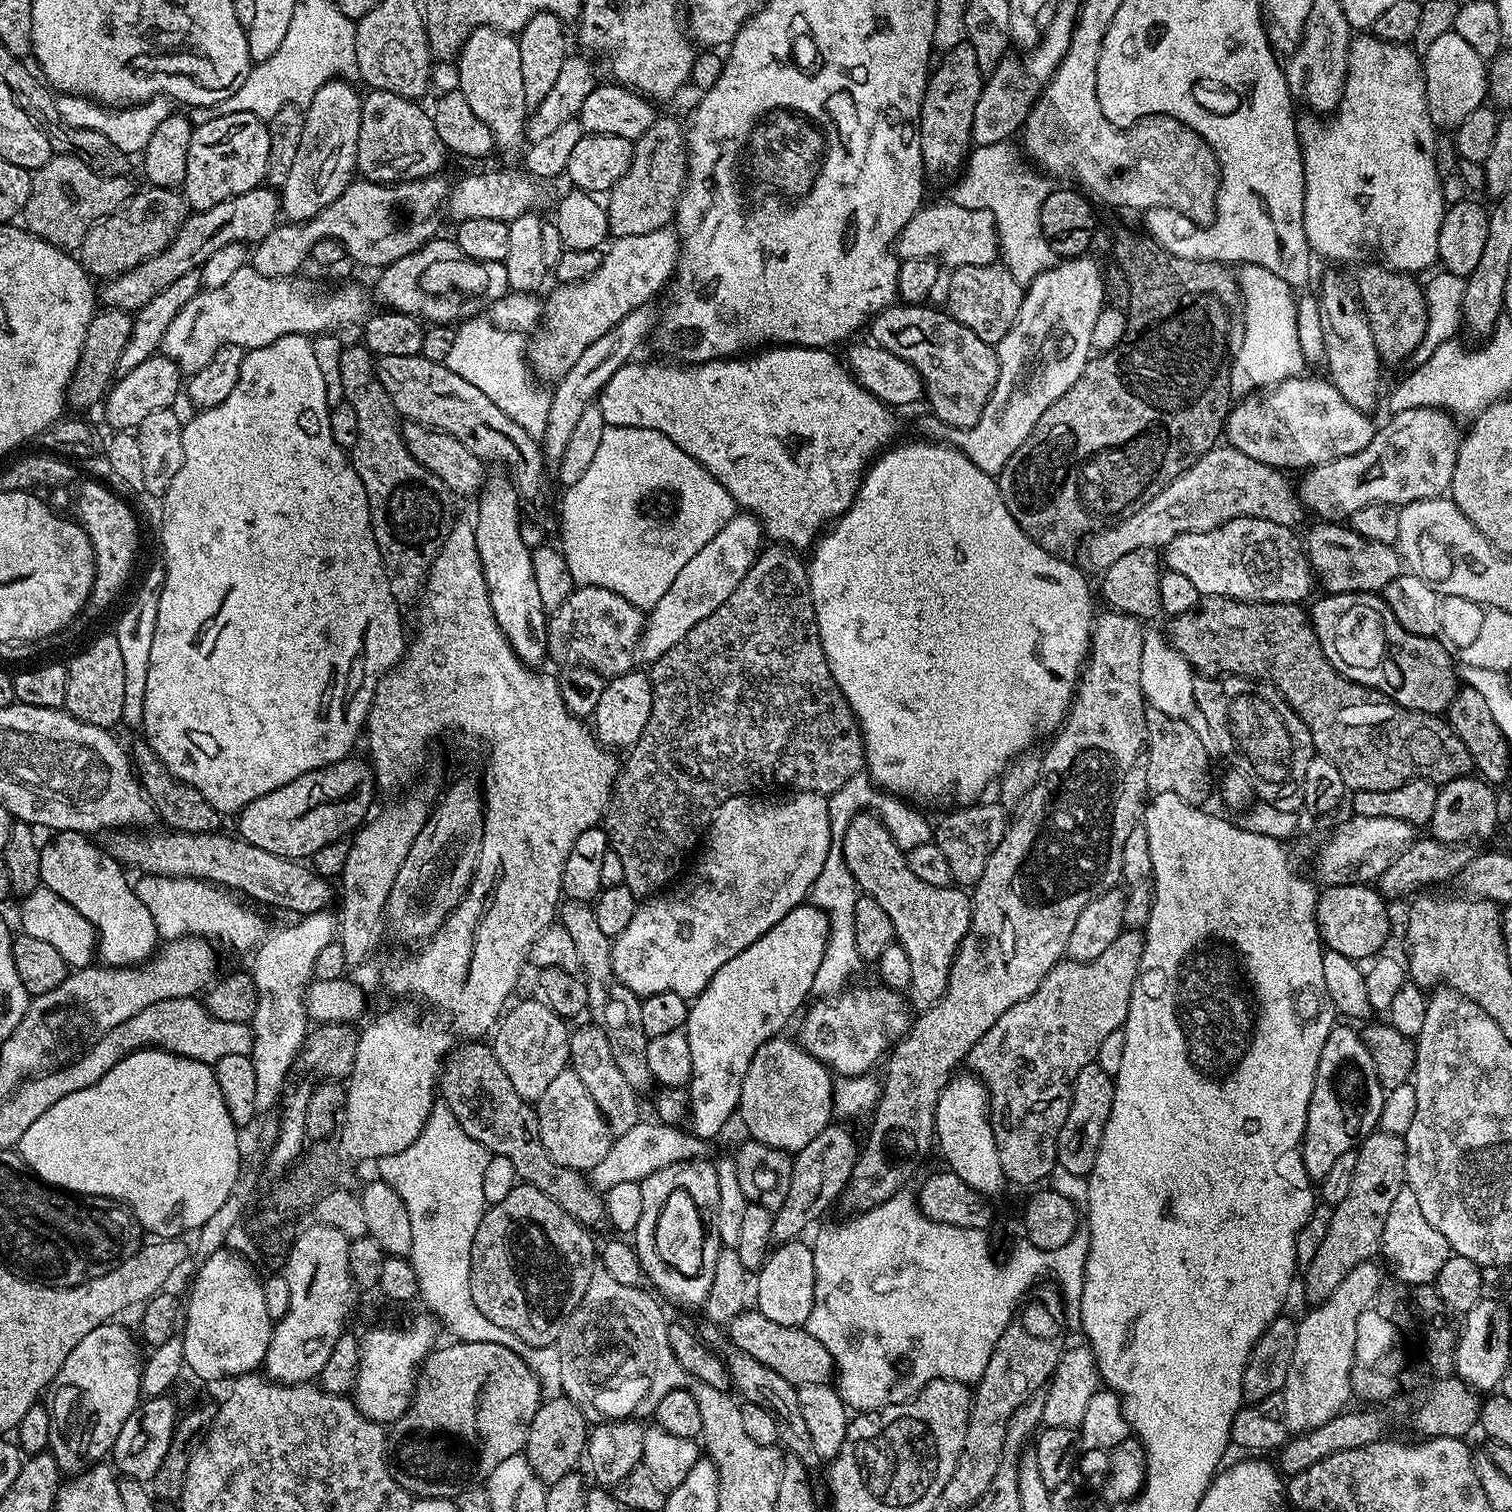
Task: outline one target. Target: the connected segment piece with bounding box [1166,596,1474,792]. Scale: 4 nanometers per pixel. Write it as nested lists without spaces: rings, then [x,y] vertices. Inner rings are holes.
[[[1201,596],[1200,600],[1186,614],[1178,614],[1167,621],[1166,635],[1170,643],[1177,648],[1186,658],[1186,662],[1200,674],[1227,674],[1229,676],[1243,676],[1245,678],[1263,678],[1274,685],[1286,698],[1286,702],[1306,722],[1306,726],[1312,735],[1313,749],[1319,755],[1325,756],[1330,762],[1334,762],[1338,774],[1342,774],[1342,782],[1345,789],[1352,792],[1385,792],[1394,790],[1411,780],[1429,780],[1431,784],[1443,786],[1452,780],[1457,780],[1469,775],[1473,771],[1472,755],[1466,750],[1466,742],[1458,738],[1458,734],[1452,729],[1451,723],[1443,715],[1431,712],[1416,712],[1412,708],[1403,708],[1397,704],[1391,696],[1383,696],[1381,692],[1373,692],[1371,688],[1355,684],[1350,678],[1346,678],[1322,654],[1322,646],[1316,637],[1316,631],[1312,629],[1312,621],[1307,611],[1303,612],[1300,604],[1250,604],[1246,600],[1231,600],[1225,596]]]

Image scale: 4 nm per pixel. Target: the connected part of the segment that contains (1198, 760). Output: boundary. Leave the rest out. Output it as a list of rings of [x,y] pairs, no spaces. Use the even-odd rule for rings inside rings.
[[[1146,707],[1149,754],[1146,786],[1149,793],[1178,794],[1182,802],[1204,806],[1212,796],[1212,760],[1208,757],[1209,745],[1204,745],[1199,734],[1192,731],[1196,730],[1191,723],[1162,714],[1162,710],[1157,708]]]

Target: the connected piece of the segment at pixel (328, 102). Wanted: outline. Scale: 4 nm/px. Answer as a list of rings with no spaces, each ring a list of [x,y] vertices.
[[[342,78],[324,83],[305,107],[302,146],[298,146],[294,167],[278,192],[281,213],[289,221],[303,222],[315,218],[347,190],[357,175],[356,155],[363,99],[349,84]]]

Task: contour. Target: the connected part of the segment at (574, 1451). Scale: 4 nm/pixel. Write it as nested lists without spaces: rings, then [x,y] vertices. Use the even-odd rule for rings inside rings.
[[[557,1394],[553,1400],[545,1399],[534,1414],[522,1454],[530,1462],[536,1477],[546,1486],[551,1486],[561,1478],[566,1478],[566,1474],[577,1471],[576,1463],[579,1460],[581,1463],[588,1446],[589,1431],[590,1420],[584,1409],[579,1408],[569,1396]]]

